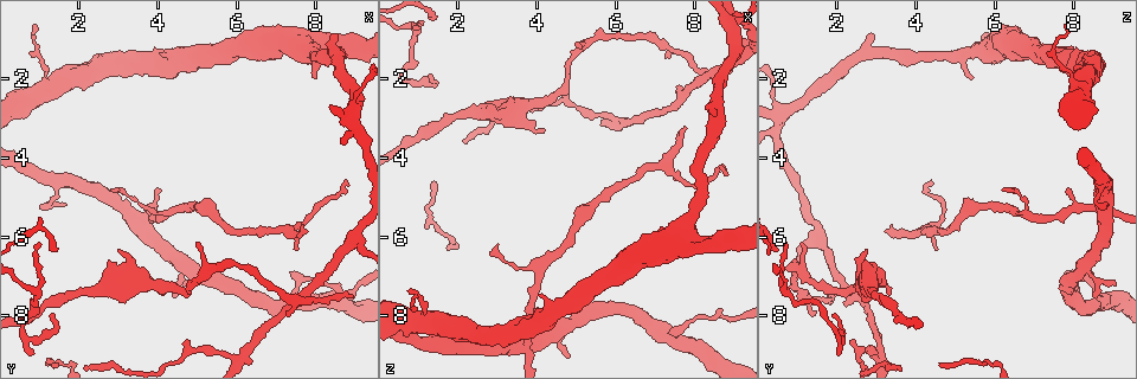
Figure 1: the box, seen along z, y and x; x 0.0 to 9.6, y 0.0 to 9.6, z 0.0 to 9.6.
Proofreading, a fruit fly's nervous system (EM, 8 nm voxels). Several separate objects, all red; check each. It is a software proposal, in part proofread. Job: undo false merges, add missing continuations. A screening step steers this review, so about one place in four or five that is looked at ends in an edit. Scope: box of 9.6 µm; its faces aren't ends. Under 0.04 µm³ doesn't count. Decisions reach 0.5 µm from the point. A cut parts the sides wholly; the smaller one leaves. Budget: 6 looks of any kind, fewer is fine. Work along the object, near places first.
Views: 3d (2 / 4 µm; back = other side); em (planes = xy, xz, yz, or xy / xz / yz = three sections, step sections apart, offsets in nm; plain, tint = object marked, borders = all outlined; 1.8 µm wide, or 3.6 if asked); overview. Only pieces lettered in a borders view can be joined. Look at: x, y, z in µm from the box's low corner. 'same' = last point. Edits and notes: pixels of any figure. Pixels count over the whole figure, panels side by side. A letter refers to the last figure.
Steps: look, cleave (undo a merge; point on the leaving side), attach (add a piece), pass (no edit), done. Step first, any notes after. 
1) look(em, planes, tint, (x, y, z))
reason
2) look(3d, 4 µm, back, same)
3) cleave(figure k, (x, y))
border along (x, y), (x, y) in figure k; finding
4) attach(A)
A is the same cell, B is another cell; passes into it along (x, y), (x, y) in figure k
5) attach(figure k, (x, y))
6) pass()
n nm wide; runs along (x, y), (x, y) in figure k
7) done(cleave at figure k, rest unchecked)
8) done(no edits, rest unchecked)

look(3d, 4 µm, back, (8.00, 2.00, 5.40))
branch stops here

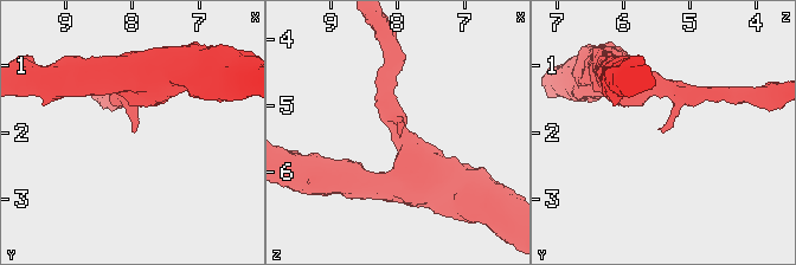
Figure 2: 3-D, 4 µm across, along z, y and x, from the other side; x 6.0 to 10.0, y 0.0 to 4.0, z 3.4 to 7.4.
look(em, xz, step 4, tint, (7.95, 2.00, 5.35))

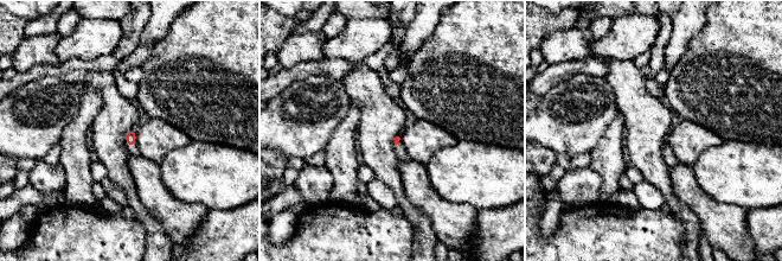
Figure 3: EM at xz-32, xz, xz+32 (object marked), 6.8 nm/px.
look(em, planes, borders, same)
another direction

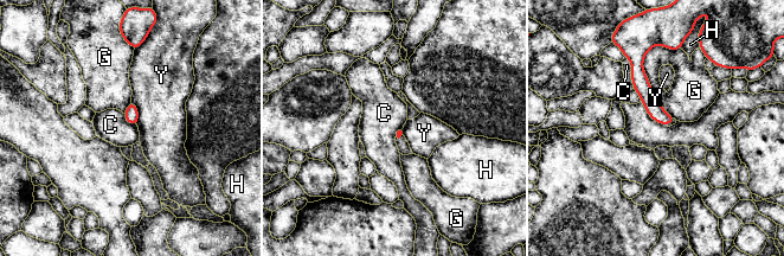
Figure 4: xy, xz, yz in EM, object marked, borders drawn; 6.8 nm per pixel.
pass()
C, G, H and Y are other cells; none of them fits

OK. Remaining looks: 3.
look(3d, 4 µm, (8.80, 4.60, 4.40))
an open end

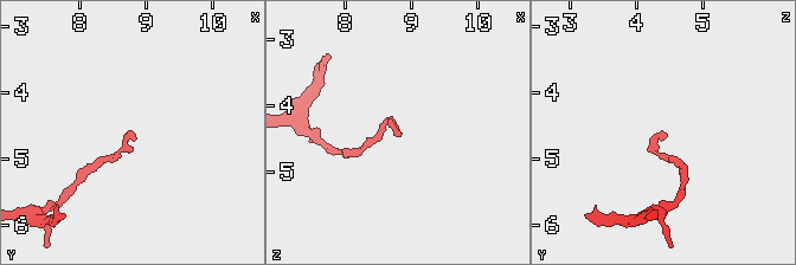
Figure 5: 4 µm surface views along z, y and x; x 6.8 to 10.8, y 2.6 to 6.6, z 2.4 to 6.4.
look(em, planes, borders, (8.85, 4.60, 4.40))

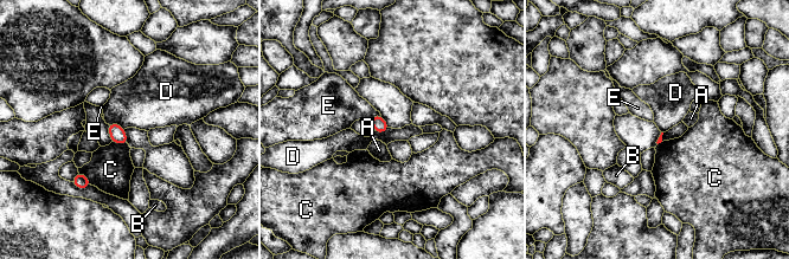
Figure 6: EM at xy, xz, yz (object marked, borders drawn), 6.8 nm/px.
pass()
A, B, C, D and E are other cells; border along (108, 123), (117, 123), (123, 129) in figure 6; no lettered piece goes on from it

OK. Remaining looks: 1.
look(em, planes, borders, (3.65, 5.65, 8.80))
four arms meet

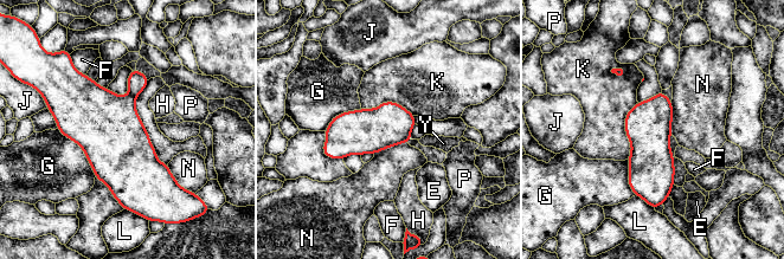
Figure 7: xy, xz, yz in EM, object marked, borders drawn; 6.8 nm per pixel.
cleave(figure 7, (136, 82))
G touches over 420 nm; E, F, G, H, J, K, L, N, P and Y are other cells; border along (129, 92), (135, 97) in figure 7; two neurons meet here

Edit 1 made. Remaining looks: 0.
done(cleave at figure 7, rest unchecked)

